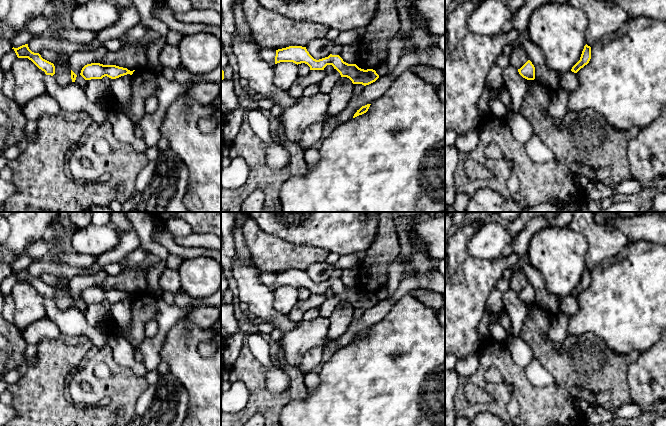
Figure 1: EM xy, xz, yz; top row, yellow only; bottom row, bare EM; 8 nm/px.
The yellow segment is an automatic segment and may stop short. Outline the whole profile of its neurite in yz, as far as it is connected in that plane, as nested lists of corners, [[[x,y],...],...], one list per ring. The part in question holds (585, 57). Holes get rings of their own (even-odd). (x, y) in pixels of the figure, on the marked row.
[[[587,44],[584,46],[580,60],[572,67],[571,71],[577,73],[581,68],[589,63],[591,59],[591,47]]]

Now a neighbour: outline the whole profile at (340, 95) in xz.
[[[341,77],[329,93],[330,103],[325,119],[336,117],[347,106],[352,98],[353,83],[347,77]]]

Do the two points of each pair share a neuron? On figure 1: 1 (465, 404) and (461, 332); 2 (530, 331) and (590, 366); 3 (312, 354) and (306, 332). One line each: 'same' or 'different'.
1: different
2: same
3: different

